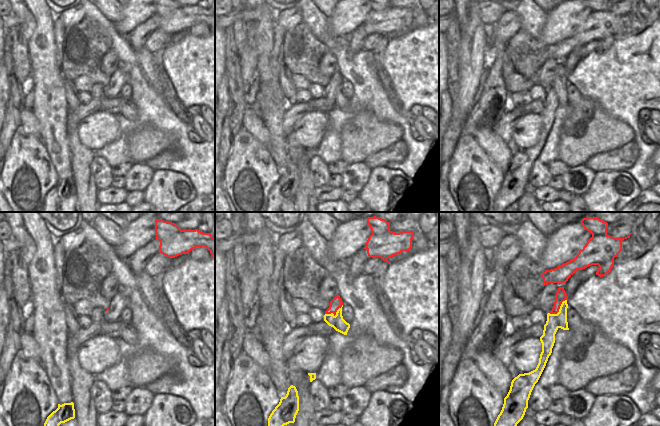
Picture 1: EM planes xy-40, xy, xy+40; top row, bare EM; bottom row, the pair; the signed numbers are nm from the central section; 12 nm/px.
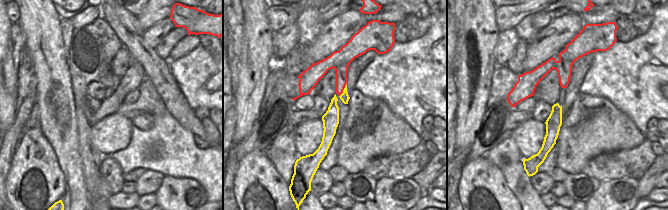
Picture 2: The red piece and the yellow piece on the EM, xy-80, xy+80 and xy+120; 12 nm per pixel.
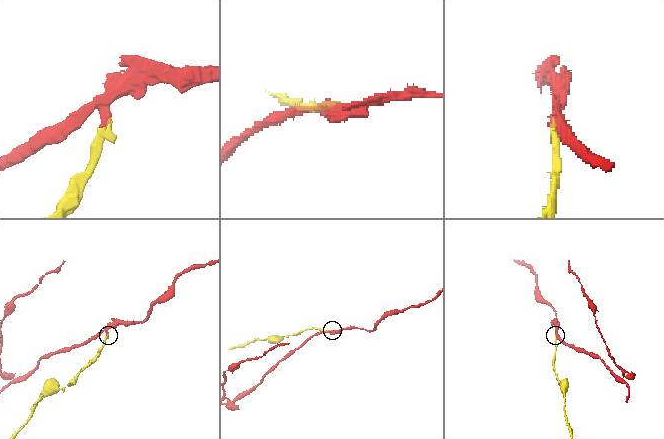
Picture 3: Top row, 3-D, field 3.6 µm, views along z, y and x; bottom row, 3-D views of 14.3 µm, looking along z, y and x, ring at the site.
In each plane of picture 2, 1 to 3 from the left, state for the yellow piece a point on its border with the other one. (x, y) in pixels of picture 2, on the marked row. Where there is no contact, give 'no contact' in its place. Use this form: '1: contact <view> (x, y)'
1: no contact
2: contact xy+80 (343, 89)
3: no contact

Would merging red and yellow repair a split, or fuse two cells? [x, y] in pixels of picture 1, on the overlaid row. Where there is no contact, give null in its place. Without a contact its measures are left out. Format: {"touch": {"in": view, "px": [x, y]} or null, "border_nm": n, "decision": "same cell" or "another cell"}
{"touch": {"in": "xy+40", "px": [559, 308]}, "border_nm": 280, "decision": "another cell"}

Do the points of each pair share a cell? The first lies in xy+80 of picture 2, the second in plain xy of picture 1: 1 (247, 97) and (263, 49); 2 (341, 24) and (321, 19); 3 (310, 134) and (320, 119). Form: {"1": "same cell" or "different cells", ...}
{"1": "different cells", "2": "different cells", "3": "same cell"}

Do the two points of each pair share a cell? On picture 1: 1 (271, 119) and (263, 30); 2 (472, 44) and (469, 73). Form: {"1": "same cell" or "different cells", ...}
{"1": "different cells", "2": "same cell"}

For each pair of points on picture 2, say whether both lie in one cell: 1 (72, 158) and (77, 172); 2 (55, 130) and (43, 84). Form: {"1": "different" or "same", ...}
{"1": "same", "2": "different"}

